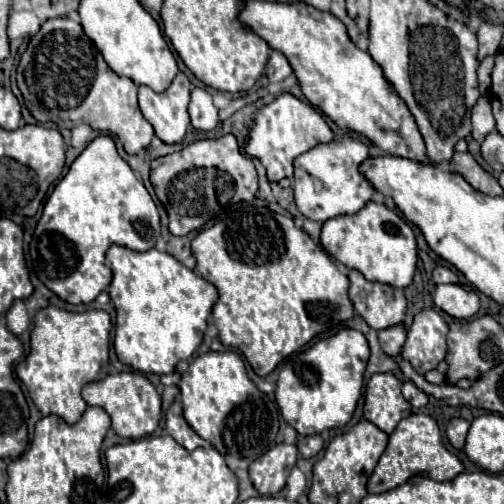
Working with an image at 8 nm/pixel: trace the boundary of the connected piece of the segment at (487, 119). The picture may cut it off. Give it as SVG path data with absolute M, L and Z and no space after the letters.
M480 97L472 107L472 137L482 143L484 137L494 129L494 115L488 97Z

